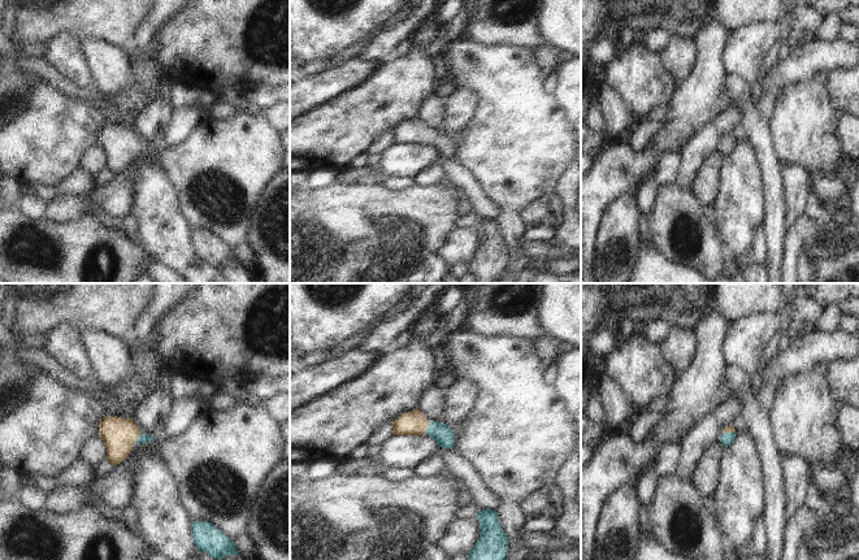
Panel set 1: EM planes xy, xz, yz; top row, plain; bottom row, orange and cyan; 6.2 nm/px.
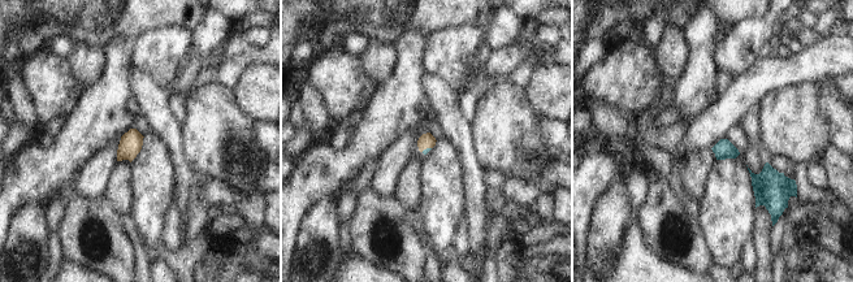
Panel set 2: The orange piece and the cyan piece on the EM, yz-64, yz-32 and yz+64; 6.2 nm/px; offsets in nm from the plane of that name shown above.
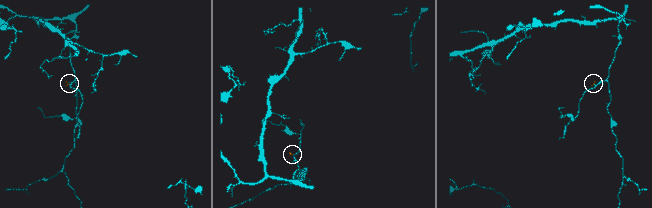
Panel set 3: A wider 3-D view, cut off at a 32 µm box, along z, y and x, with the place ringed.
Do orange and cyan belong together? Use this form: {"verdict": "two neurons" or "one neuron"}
{"verdict": "one neuron"}

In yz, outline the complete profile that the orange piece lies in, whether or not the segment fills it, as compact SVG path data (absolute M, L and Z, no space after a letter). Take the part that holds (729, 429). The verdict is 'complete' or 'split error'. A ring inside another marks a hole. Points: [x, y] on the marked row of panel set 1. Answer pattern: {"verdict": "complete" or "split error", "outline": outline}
{"verdict": "split error", "outline": "M726 426L723 429L720 442L723 443L724 447L728 447L734 442L737 434L738 433L736 431L734 426Z"}

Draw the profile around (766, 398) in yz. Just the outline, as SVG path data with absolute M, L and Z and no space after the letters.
M778 383L768 387L760 396L760 408L763 412L769 413L771 411L771 400L772 400L772 395L773 392L777 390Z

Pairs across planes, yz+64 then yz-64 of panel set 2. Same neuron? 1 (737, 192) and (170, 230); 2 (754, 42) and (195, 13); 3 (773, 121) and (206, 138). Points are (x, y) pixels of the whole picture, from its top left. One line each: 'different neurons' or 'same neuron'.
1: different neurons
2: different neurons
3: same neuron

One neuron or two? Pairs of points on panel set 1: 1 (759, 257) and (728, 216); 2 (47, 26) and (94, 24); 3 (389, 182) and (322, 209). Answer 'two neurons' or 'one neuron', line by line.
1: two neurons
2: one neuron
3: two neurons

